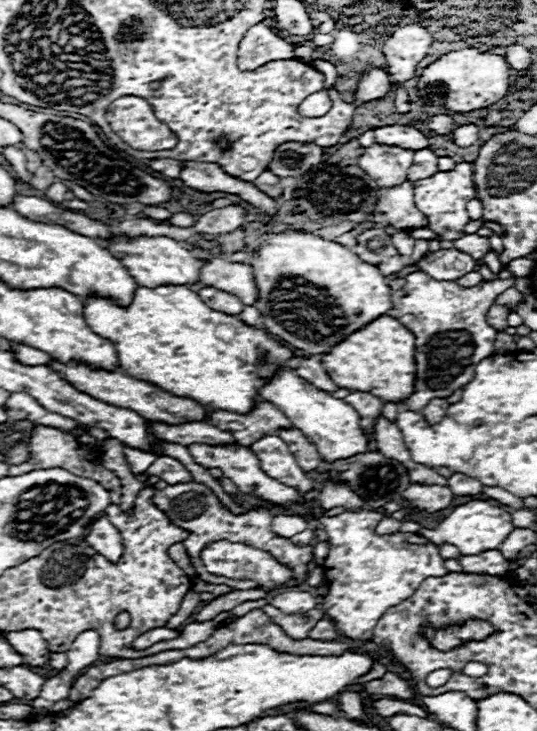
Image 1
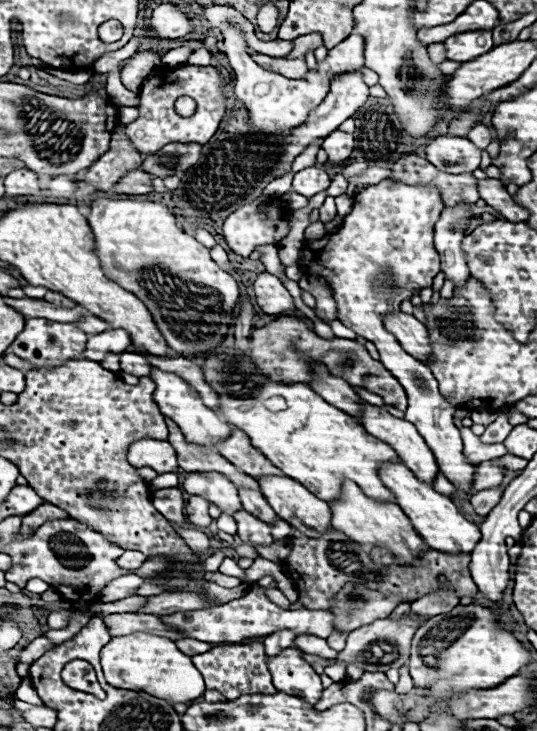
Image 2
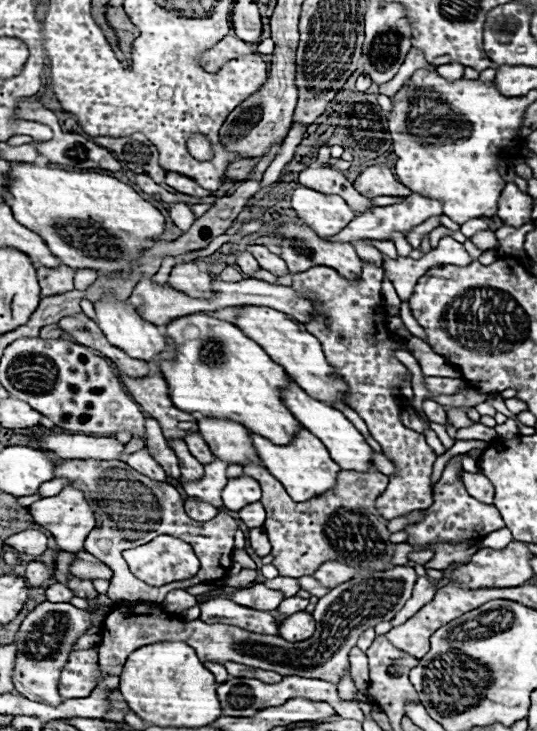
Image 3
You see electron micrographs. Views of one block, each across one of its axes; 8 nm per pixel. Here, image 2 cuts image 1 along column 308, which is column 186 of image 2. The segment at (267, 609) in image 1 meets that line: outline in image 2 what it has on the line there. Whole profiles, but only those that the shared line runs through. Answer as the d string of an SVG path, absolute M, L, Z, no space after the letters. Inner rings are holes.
M252 588L246 596L232 600L228 604L212 606L208 610L176 612L164 616L164 622L176 630L184 630L188 638L196 638L210 644L240 644L248 638L264 638L276 630L292 630L296 636L310 634L318 638L328 638L332 632L332 612L328 610L284 610L266 596L266 588Z

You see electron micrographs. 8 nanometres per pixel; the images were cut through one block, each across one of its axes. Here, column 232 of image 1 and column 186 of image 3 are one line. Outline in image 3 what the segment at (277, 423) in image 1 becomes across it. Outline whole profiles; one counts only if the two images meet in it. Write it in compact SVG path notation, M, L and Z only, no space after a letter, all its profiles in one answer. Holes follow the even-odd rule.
M120 374L126 390L132 398L142 406L142 410L156 418L166 438L186 438L188 434L198 434L196 418L188 412L182 412L172 406L168 396L168 384L162 376L146 376L146 378L130 378Z

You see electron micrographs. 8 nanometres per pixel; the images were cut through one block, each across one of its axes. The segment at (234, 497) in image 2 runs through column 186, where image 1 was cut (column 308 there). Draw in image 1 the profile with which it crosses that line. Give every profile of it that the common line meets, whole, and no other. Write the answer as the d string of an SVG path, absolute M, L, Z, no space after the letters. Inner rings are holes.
M264 436L254 442L250 450L258 456L262 470L270 474L270 478L276 478L278 482L300 492L314 490L314 480L298 466L294 454L288 450L286 442L280 436Z

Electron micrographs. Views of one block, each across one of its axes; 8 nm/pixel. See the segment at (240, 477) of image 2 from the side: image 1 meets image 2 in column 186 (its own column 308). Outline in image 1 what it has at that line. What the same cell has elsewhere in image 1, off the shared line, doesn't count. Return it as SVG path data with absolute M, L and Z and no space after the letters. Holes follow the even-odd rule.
M296 428L280 430L278 436L290 446L290 450L292 450L294 458L298 460L298 466L302 466L302 470L310 472L320 466L320 456L316 452L316 446L312 442L308 442L300 430L296 430Z

